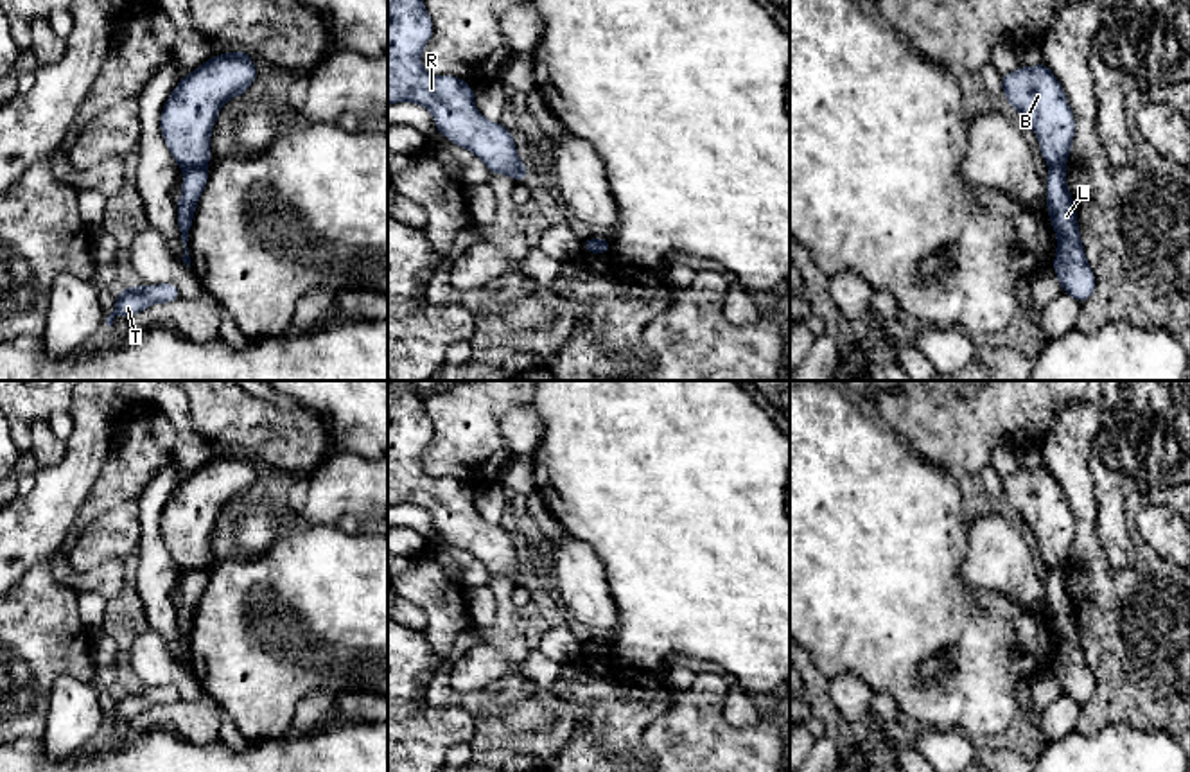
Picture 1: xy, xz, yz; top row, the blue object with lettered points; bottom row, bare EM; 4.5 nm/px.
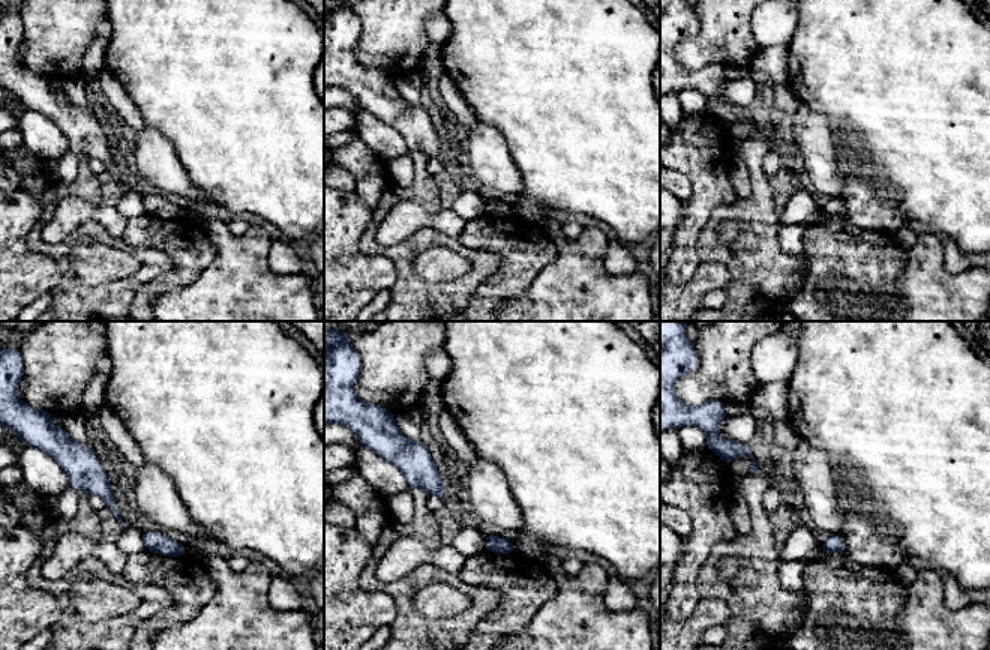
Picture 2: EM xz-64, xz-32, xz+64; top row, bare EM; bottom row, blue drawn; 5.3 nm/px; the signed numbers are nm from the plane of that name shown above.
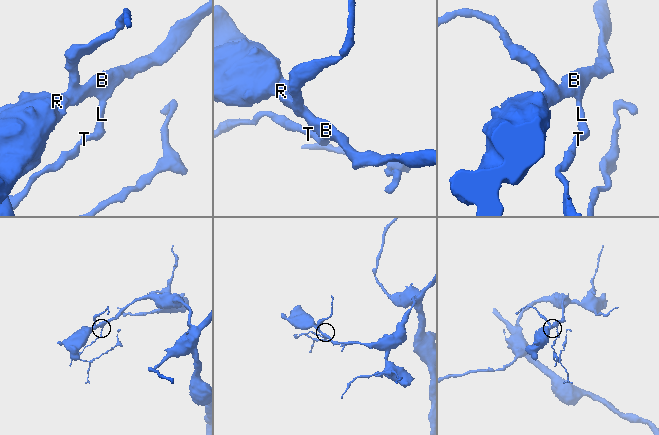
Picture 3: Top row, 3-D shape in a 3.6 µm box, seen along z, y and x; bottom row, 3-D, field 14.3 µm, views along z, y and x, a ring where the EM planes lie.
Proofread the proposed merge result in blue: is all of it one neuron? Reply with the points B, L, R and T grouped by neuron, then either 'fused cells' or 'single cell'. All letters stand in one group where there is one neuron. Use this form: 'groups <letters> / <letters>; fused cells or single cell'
groups B R / L T; fused cells

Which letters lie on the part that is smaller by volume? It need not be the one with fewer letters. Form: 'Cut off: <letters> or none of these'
Cut off: L, T

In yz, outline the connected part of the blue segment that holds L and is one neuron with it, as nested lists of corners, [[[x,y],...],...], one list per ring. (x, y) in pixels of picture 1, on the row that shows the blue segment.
[[[1050,169],[1045,189],[1048,217],[1057,237],[1054,271],[1061,291],[1084,303],[1093,296],[1097,280],[1082,248],[1077,212],[1066,187],[1064,169]]]

